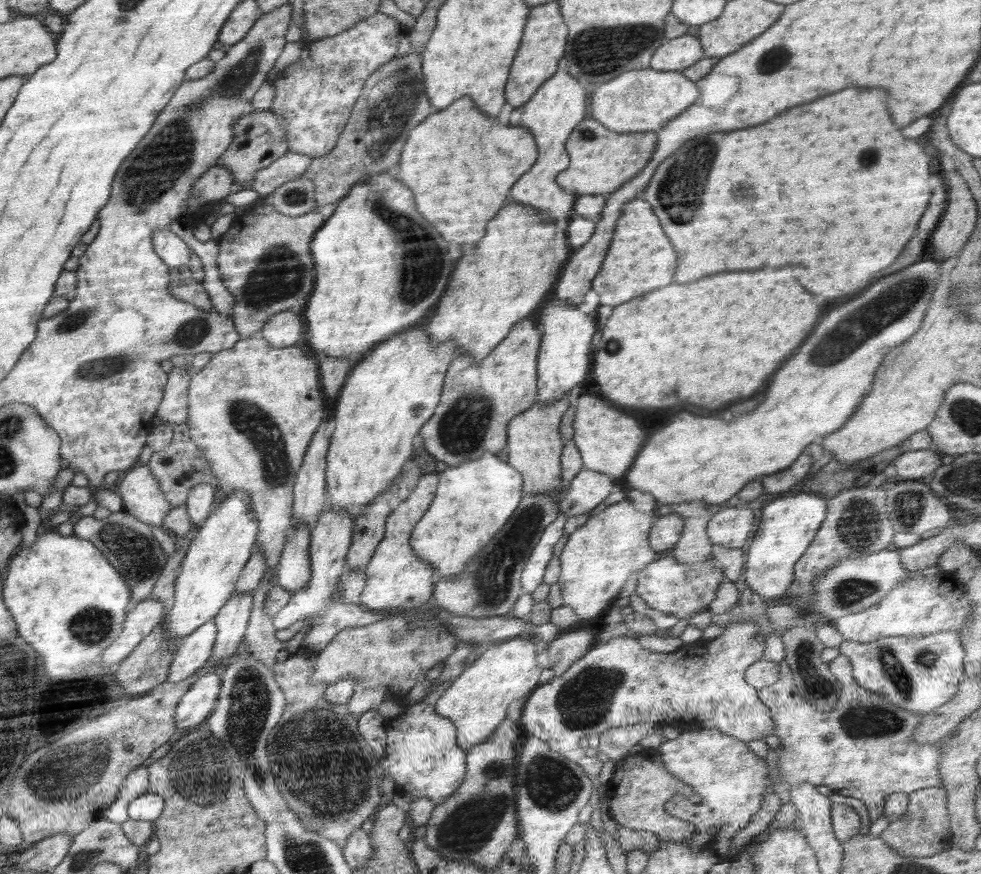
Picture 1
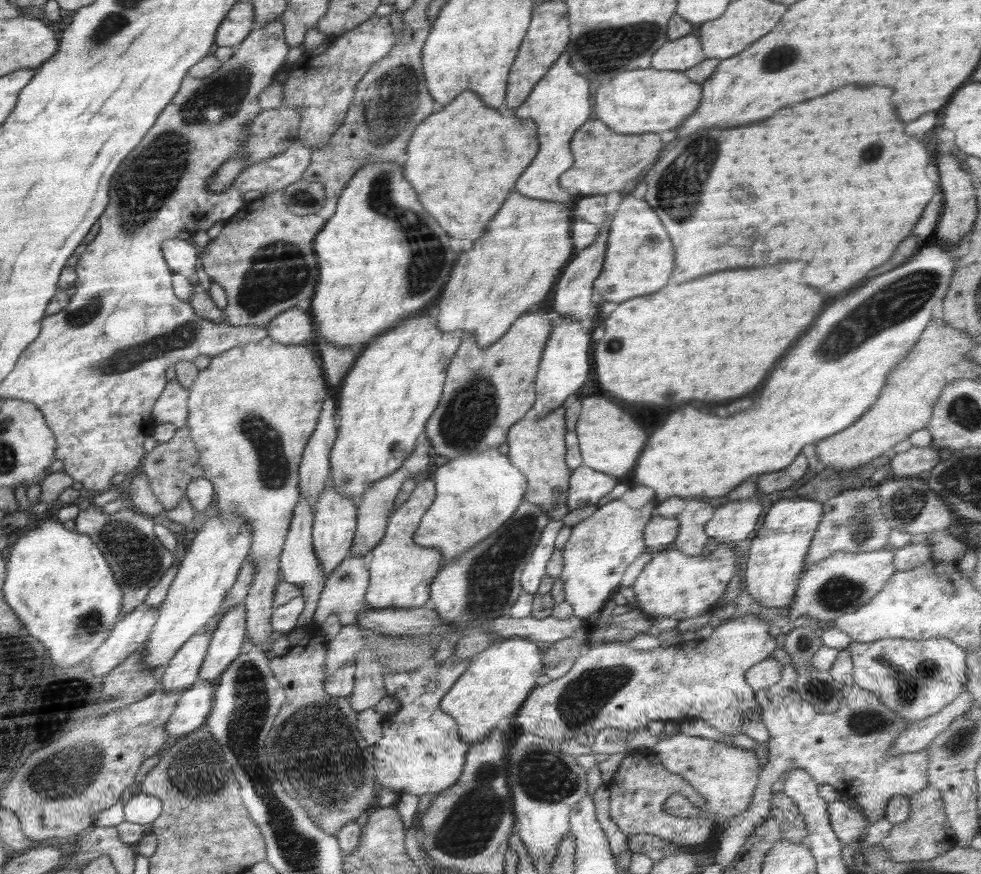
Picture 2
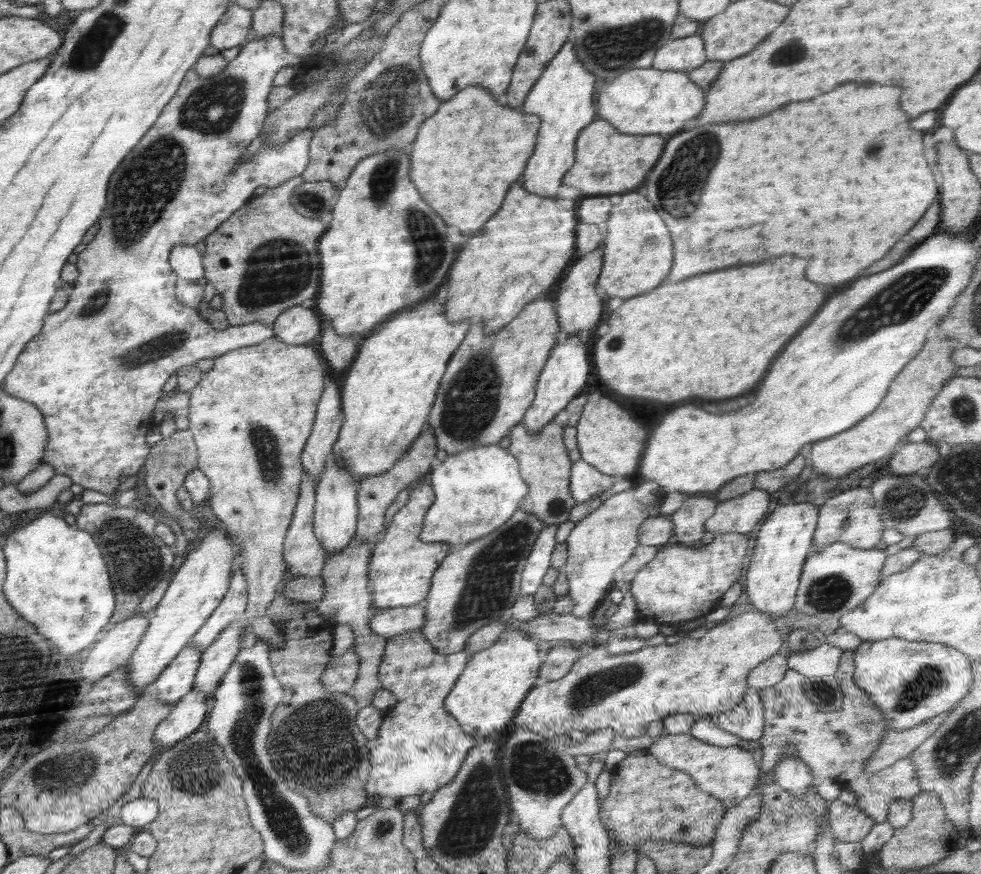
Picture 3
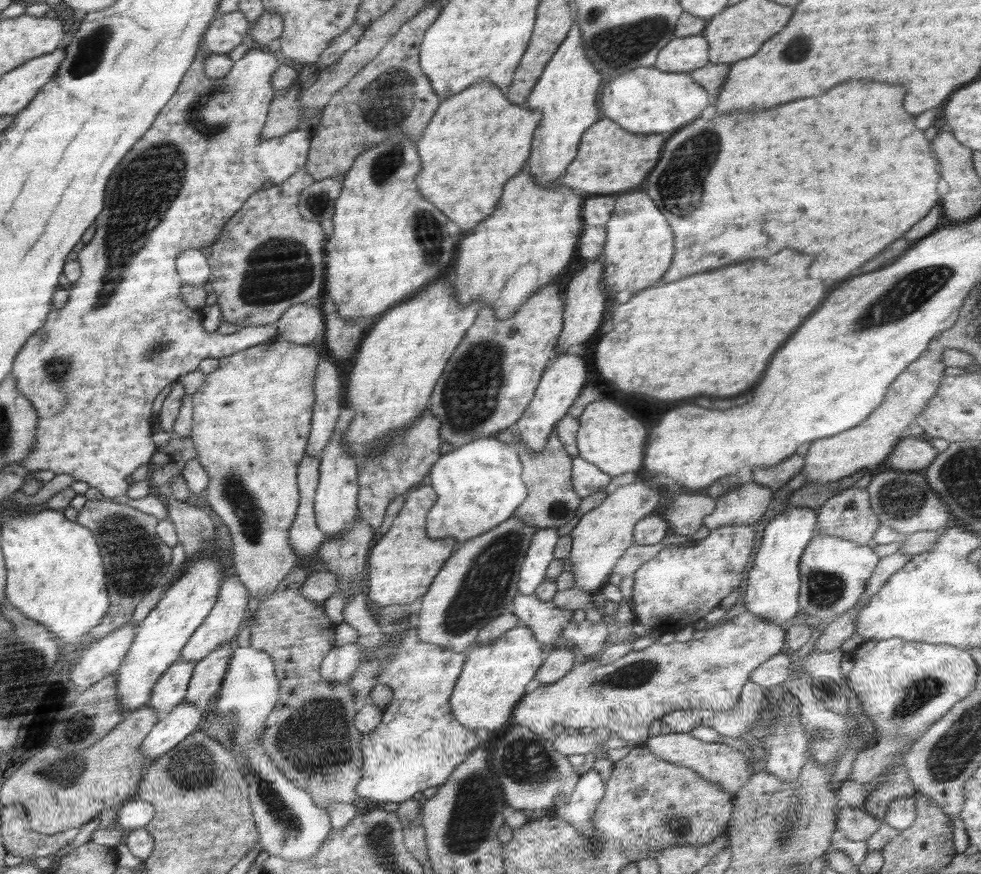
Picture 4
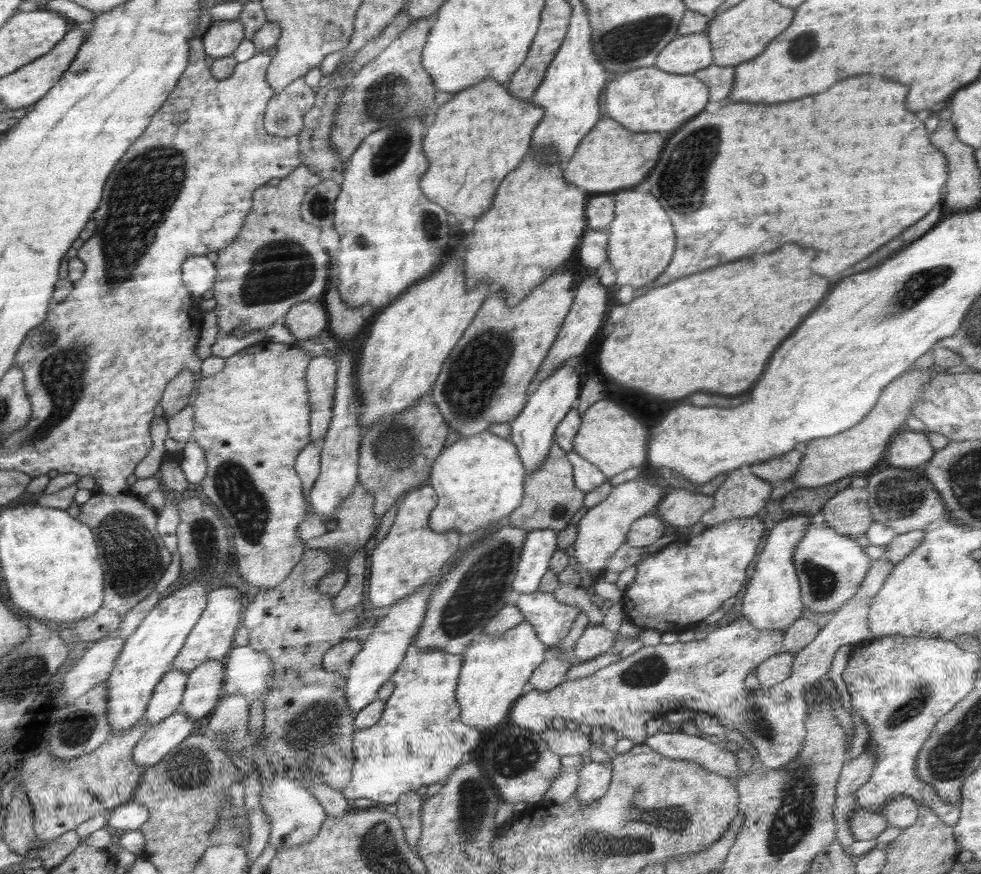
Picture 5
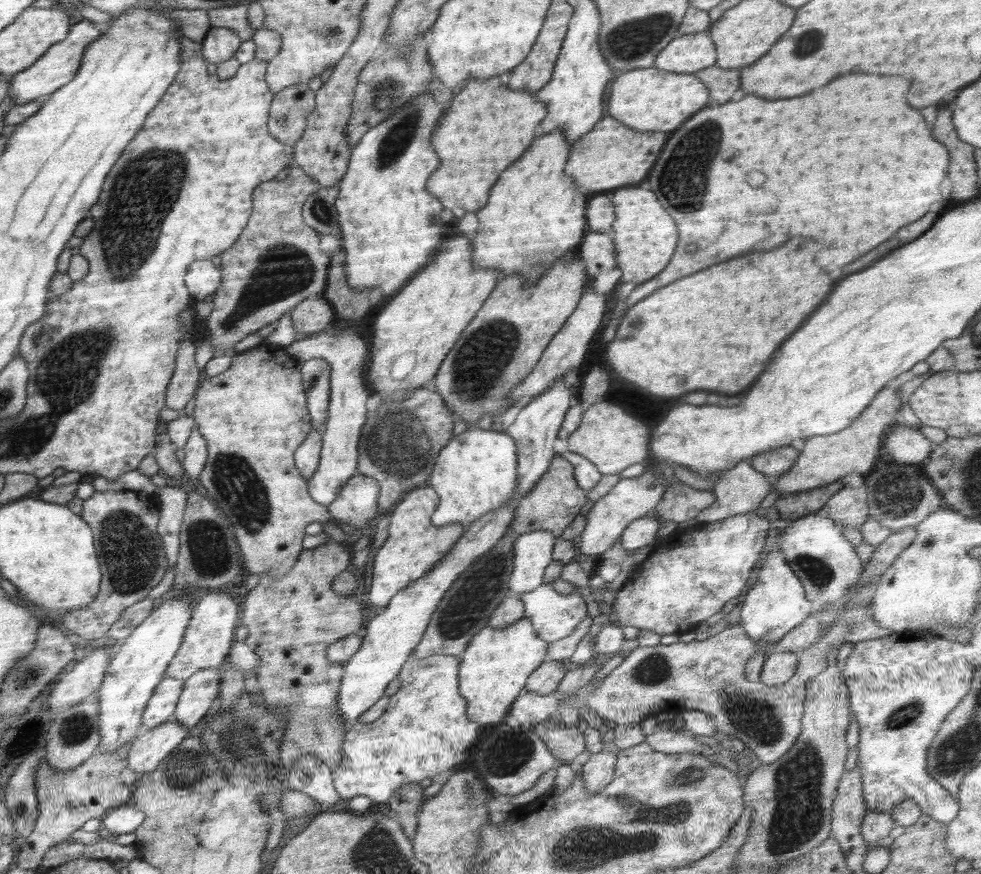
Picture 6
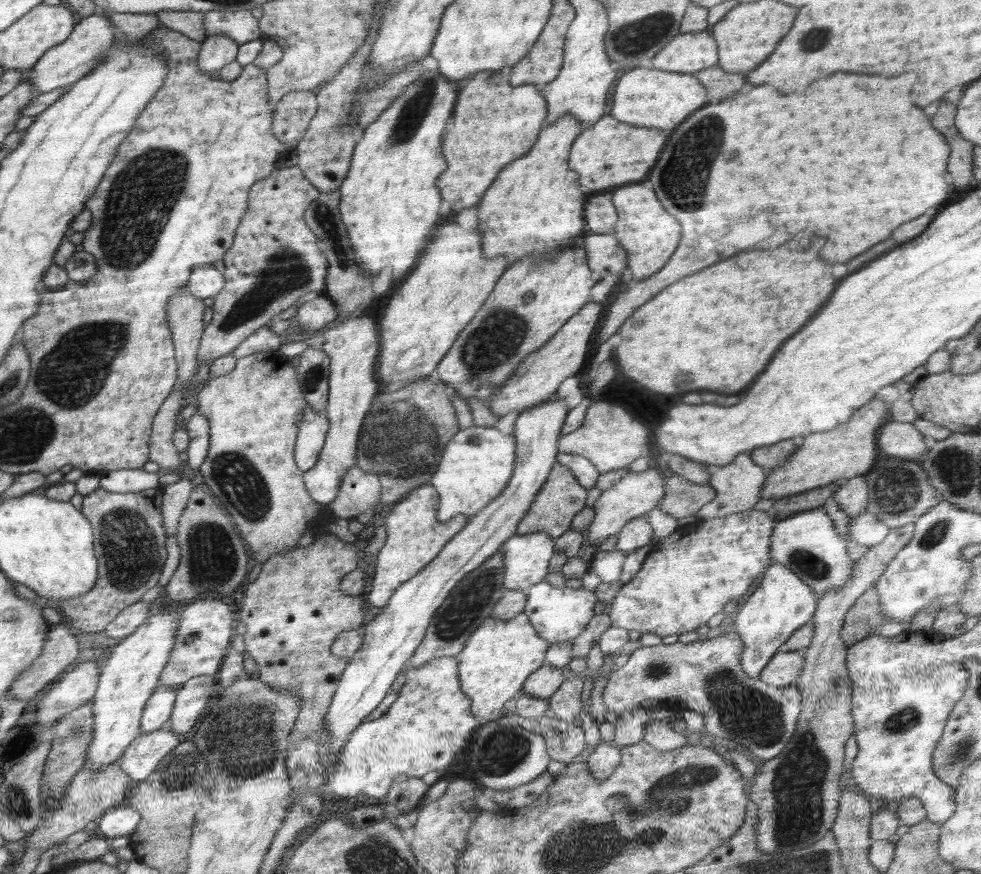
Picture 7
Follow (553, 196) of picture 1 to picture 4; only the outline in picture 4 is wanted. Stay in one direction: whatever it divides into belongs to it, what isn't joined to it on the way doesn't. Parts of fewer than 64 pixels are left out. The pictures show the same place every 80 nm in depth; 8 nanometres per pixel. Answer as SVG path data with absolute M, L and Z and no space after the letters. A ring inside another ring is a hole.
M575 20L571 25L569 33L544 67L542 76L524 104L530 110L542 112L541 121L533 134L531 153L526 164L526 169L539 186L551 186L565 173L577 155L582 135L602 118L596 107L596 92L600 90L602 75L586 58L582 33L577 22Z

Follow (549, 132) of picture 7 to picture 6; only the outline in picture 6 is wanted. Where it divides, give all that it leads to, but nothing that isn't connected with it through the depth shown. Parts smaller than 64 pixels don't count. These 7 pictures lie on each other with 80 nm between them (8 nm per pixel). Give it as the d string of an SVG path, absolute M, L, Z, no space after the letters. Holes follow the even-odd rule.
M561 130L538 134L528 148L528 154L522 154L514 166L504 170L500 180L494 184L494 190L490 190L488 204L476 212L478 230L472 240L474 254L471 254L474 268L498 268L504 276L516 272L526 278L525 286L528 286L540 278L540 272L581 244L587 231L587 202L582 187L571 176L564 174L570 151L570 144Z

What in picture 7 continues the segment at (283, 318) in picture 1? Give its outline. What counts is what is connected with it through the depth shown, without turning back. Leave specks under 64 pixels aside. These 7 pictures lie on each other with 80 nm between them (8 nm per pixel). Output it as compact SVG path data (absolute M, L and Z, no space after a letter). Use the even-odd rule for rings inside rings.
M321 293L319 297L297 308L294 318L296 327L304 331L316 332L339 318L334 308L335 304Z

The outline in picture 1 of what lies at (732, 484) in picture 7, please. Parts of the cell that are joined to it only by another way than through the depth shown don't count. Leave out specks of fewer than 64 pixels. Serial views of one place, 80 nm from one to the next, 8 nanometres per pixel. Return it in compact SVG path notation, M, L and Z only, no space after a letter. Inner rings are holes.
M724 508L708 521L710 542L724 548L742 548L753 531L754 512L750 508Z

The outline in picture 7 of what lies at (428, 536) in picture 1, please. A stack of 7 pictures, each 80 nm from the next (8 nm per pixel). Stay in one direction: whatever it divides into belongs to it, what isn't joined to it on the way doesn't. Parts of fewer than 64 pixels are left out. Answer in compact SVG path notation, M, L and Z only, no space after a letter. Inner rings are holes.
M467 427L454 435L428 482L439 496L437 521L446 522L460 514L471 519L498 498L514 471L515 446L515 437L504 436L496 427Z

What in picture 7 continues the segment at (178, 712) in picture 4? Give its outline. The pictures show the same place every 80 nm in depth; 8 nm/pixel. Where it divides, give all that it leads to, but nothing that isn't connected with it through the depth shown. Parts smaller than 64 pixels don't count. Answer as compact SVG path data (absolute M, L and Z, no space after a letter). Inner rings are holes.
M167 726L153 733L140 734L120 756L121 769L129 775L131 781L143 781L182 739Z

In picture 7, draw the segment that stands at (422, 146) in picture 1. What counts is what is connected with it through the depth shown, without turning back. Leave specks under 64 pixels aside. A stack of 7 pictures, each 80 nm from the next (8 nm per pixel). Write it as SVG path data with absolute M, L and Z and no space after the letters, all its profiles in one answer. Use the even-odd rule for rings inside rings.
M483 70L471 78L466 88L458 94L452 124L454 128L478 130L448 130L442 138L442 154L448 162L448 170L442 172L442 178L438 178L436 186L442 194L442 200L450 202L452 215L476 206L484 198L482 192L486 192L498 172L510 164L510 160L524 156L532 148L544 129L546 117L547 102L542 98L540 87L511 86L500 70Z

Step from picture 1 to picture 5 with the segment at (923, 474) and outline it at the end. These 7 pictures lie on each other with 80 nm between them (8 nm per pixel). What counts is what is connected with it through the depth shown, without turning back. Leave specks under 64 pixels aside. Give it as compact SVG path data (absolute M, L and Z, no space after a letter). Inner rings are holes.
M903 429L892 439L885 456L895 468L923 468L934 454L926 433Z

